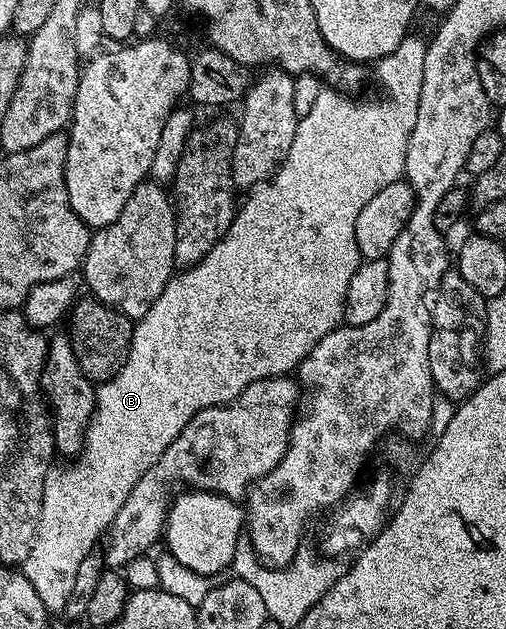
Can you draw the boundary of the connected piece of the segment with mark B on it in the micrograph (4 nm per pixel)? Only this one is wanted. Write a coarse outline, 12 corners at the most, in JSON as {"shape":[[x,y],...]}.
{"shape":[[426,39],[322,88],[136,319],[23,564],[45,609],[200,410],[342,325]]}

